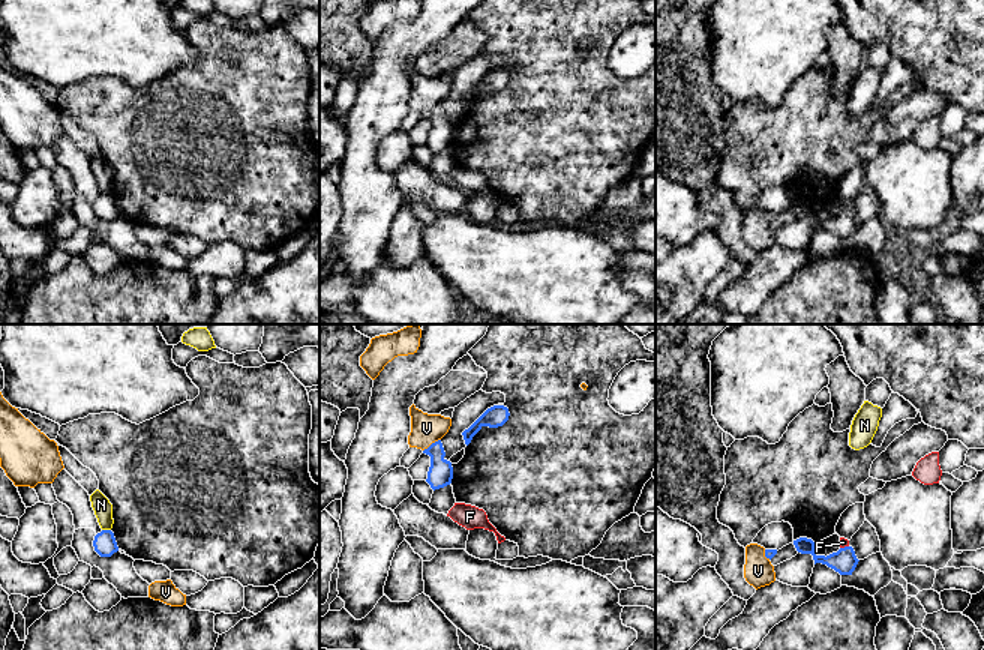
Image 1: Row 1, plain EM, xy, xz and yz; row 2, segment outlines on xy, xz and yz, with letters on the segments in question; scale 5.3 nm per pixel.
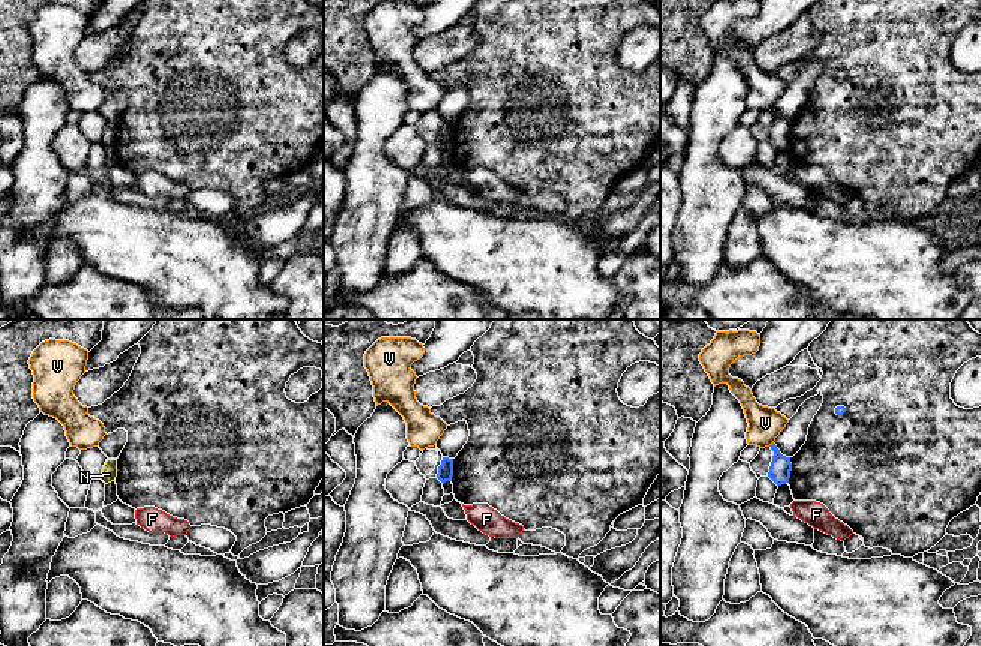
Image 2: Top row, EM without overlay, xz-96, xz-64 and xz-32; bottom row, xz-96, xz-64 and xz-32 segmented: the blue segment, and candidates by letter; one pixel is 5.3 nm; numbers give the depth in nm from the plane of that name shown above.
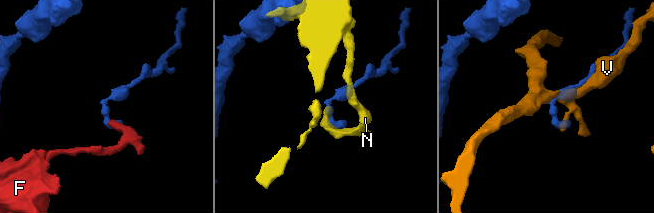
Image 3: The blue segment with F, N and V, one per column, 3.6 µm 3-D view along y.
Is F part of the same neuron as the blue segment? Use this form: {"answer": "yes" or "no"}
{"answer": "no"}

